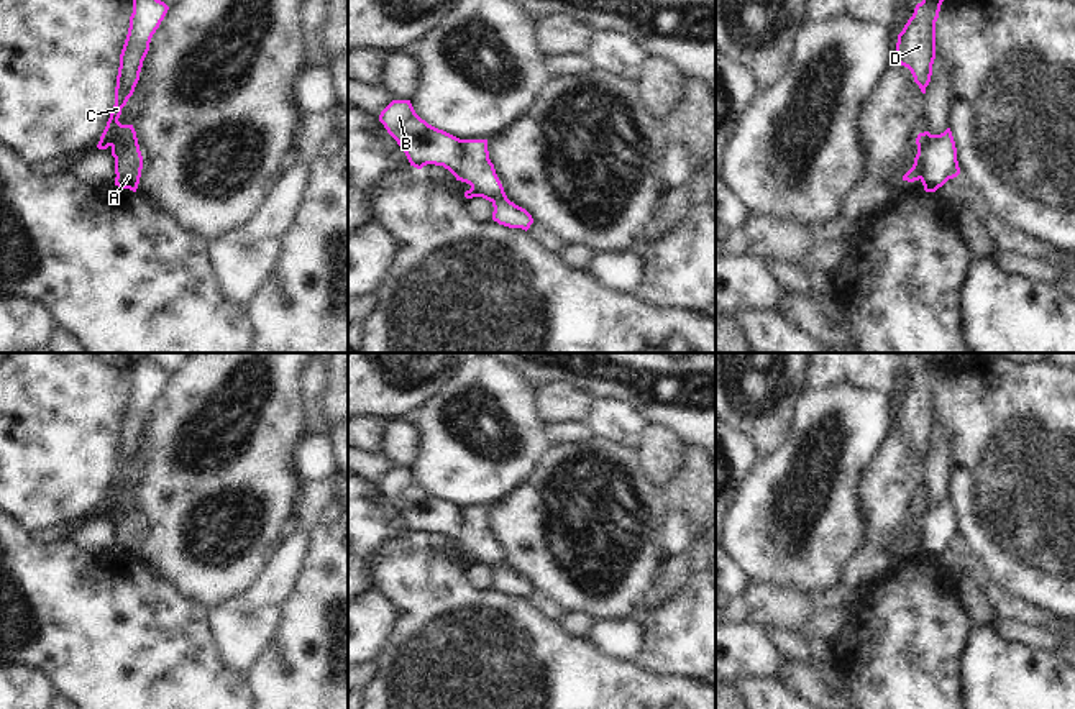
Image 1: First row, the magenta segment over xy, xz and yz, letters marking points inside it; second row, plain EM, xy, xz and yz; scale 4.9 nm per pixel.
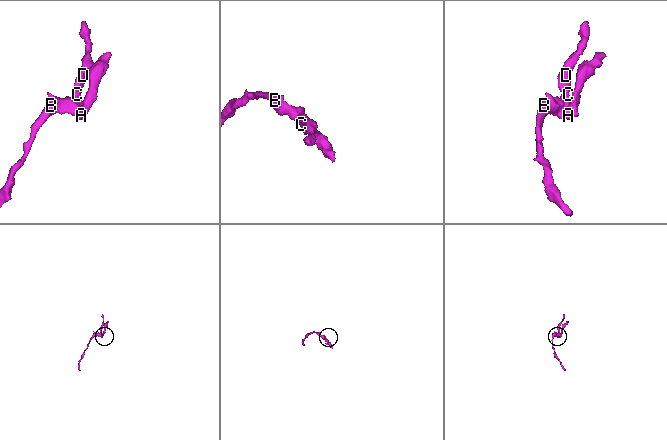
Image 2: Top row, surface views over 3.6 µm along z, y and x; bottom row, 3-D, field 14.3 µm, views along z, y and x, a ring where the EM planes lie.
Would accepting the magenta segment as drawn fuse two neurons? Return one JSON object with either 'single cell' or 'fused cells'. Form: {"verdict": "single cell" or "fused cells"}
{"verdict": "fused cells"}

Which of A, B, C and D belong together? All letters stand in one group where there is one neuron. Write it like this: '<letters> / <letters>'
A / B C D

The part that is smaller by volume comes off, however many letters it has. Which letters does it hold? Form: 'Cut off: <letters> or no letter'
Cut off: A

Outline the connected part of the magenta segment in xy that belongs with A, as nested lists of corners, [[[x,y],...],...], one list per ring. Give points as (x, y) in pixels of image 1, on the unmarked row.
[[[140,512],[115,525],[115,553],[136,560],[143,537]]]

